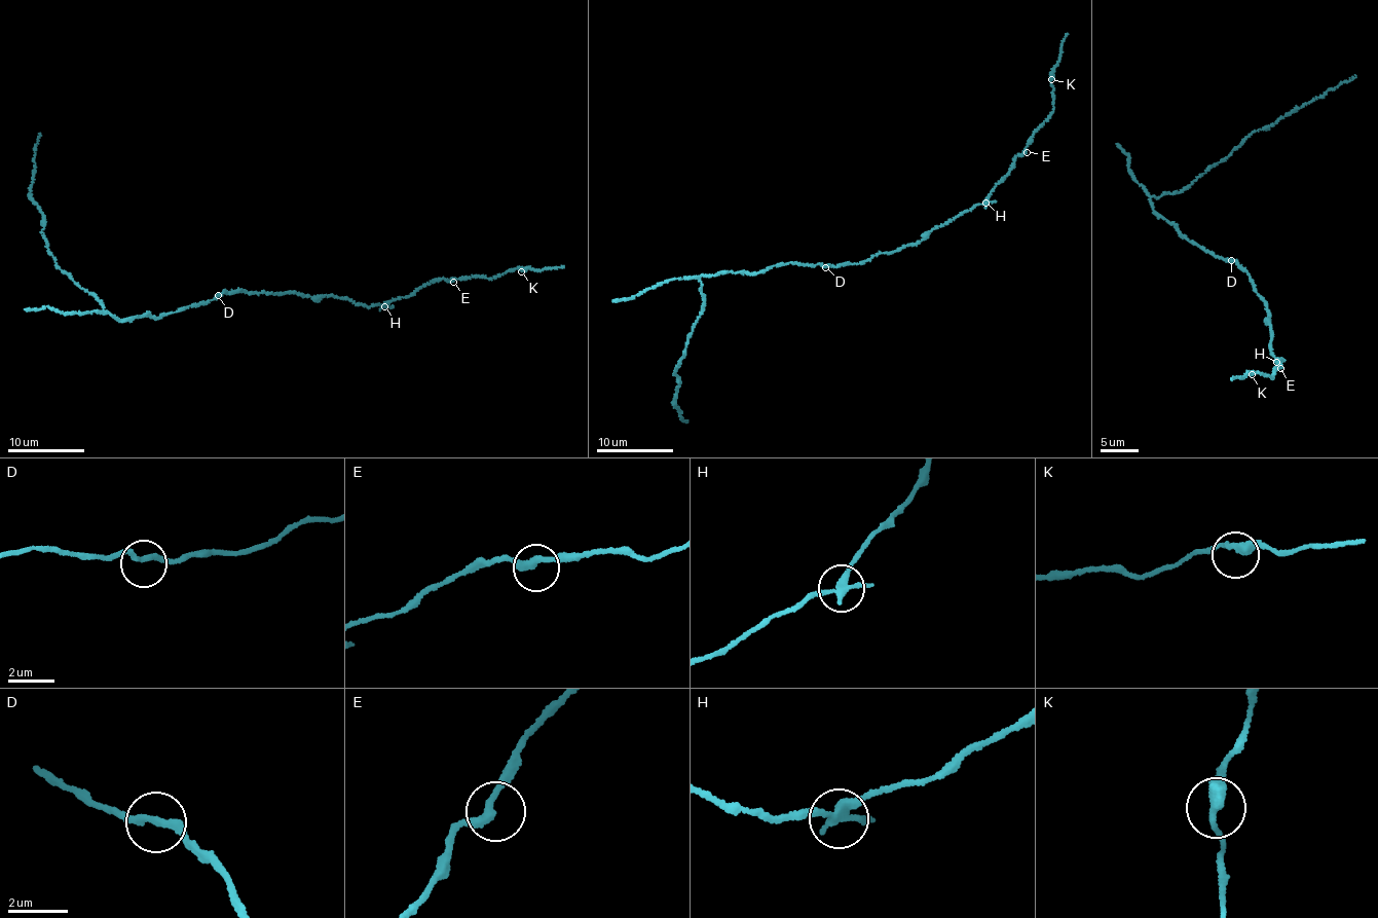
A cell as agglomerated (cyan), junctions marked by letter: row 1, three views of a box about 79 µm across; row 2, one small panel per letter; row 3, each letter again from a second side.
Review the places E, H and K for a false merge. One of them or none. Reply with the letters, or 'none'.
H

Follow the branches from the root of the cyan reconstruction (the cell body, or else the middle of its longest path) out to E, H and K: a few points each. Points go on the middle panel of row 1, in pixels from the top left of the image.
E: (823, 265), (857, 263), (921, 241), (933, 229), (987, 203), (1016, 157), (1027, 152)
H: (823, 265), (857, 263), (919, 243), (933, 229), (985, 202)
K: (823, 265), (857, 263), (919, 243), (987, 203), (1050, 117), (1051, 79)

